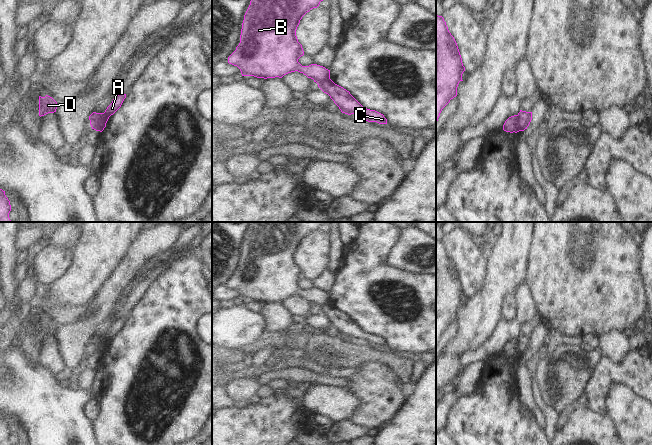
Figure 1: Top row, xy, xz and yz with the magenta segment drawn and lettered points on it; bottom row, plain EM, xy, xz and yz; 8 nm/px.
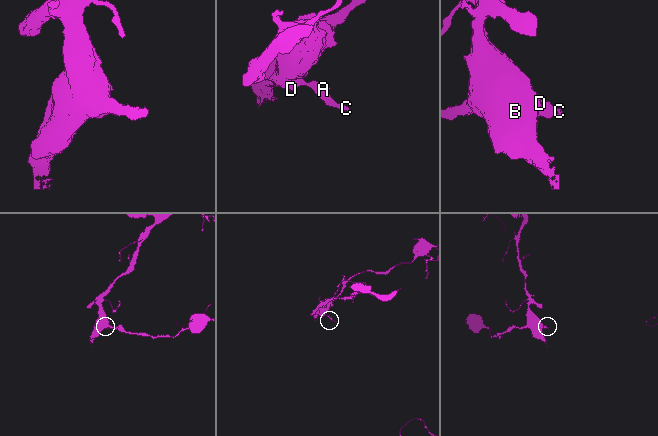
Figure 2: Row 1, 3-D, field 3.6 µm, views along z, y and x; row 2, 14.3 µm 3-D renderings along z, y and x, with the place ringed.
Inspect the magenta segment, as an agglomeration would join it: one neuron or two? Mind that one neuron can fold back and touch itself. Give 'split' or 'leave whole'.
split

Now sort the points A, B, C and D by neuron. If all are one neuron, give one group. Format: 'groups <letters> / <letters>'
groups A C / B D

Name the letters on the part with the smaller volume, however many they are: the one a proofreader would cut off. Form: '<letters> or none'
A, C

